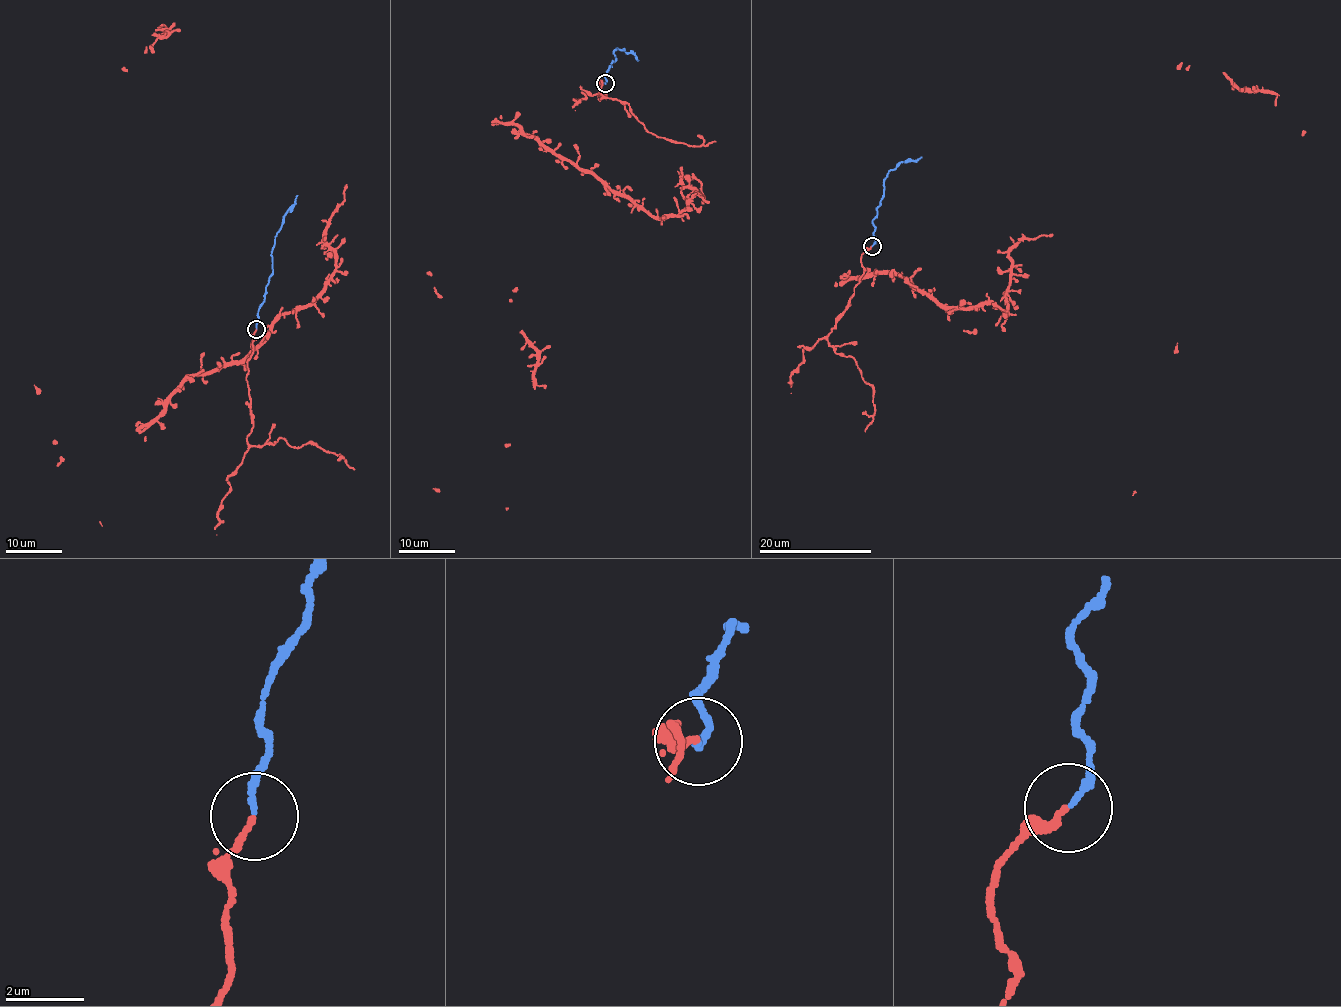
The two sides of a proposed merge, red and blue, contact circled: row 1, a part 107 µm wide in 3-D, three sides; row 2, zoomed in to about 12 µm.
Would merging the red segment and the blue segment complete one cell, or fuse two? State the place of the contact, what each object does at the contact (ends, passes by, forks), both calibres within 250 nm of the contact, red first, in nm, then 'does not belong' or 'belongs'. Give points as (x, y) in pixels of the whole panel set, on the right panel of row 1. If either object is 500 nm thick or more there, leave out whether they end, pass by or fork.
place (872, 246); red ends; blue ends; calibres 140 and 160 nm; belongs

